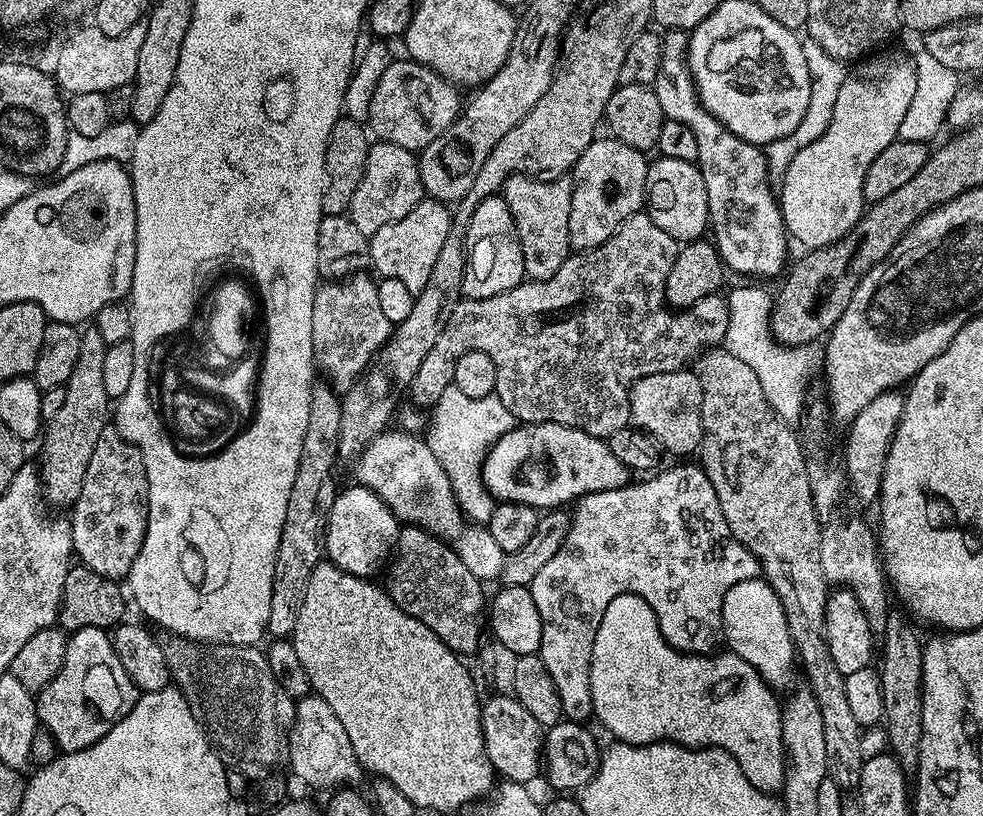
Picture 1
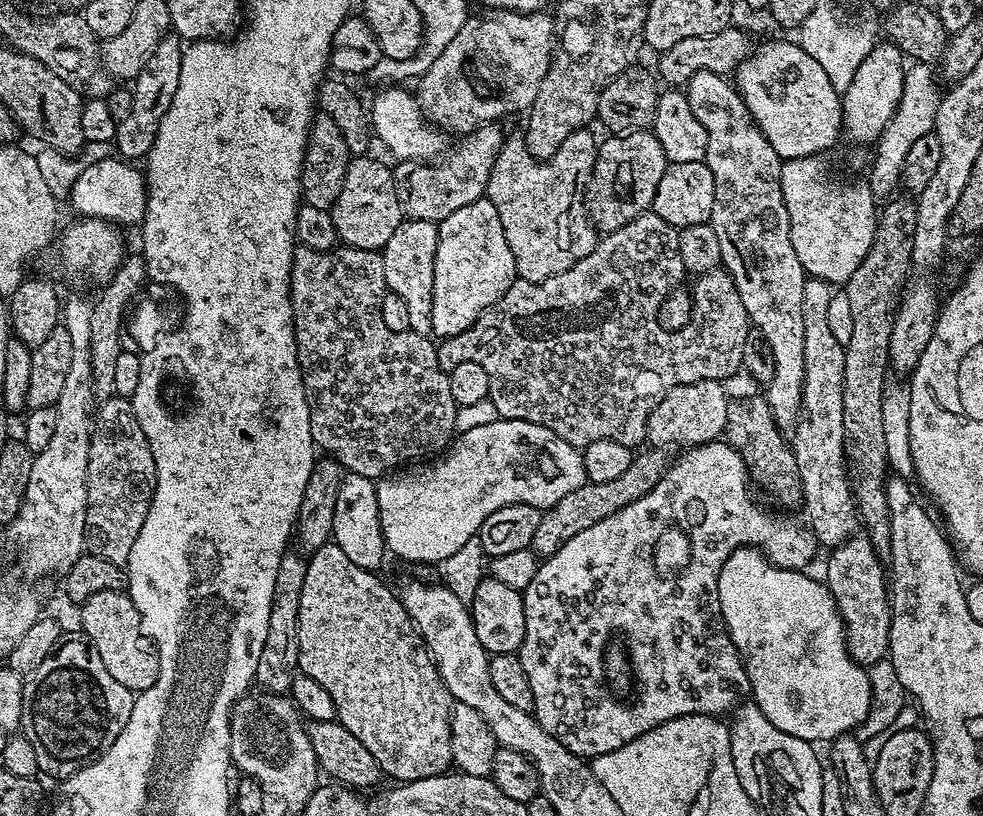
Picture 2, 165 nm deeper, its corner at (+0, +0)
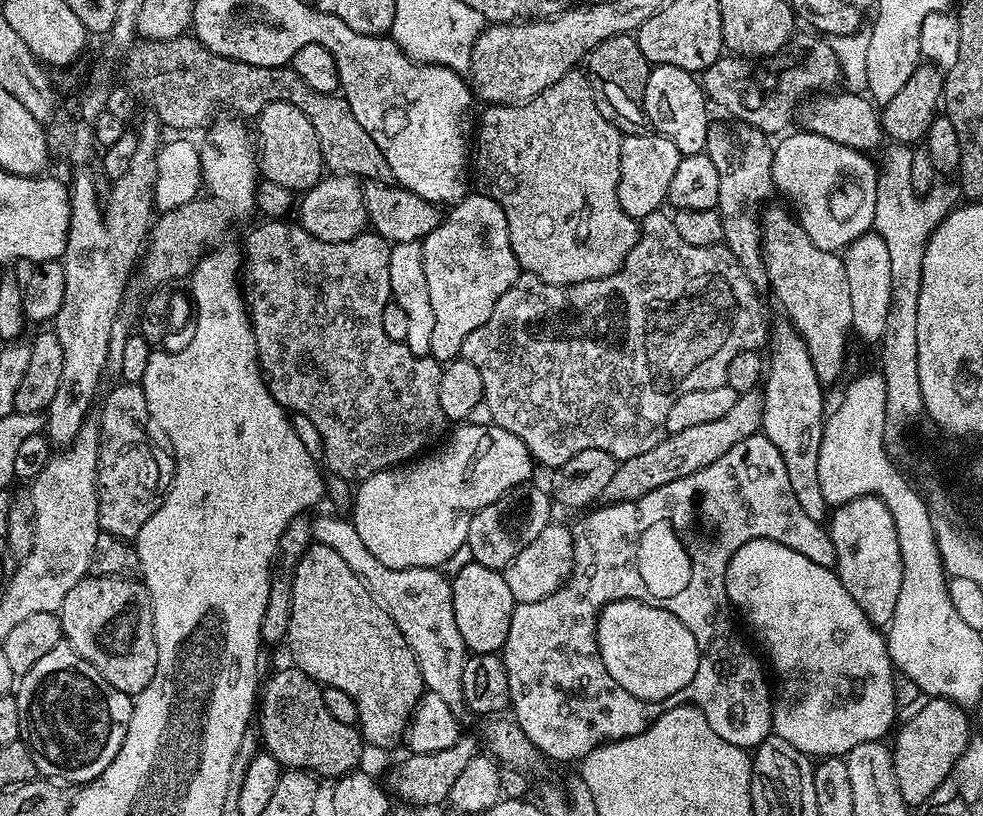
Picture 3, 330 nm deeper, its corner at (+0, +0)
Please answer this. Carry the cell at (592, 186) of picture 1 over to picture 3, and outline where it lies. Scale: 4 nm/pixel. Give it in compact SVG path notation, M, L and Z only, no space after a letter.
M659 134L624 136L620 141L620 173L618 174L618 202L626 214L637 218L649 216L665 207L670 181L678 171L680 151L670 138Z

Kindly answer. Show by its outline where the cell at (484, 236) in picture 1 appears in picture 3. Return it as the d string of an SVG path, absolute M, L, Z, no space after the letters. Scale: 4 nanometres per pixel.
M469 194L459 201L451 209L452 212L443 217L440 225L424 237L422 243L424 245L424 269L426 270L426 287L430 289L430 306L434 309L434 330L430 337L430 354L435 360L447 362L457 359L462 350L462 342L466 342L466 338L470 334L474 334L474 330L478 330L486 322L486 318L490 318L490 314L494 314L494 306L498 302L498 298L502 298L502 294L506 294L506 290L510 290L510 286L514 286L516 279L522 275L520 263L514 258L514 250L510 246L510 234L506 226L506 214L502 214L502 206L498 206L498 202L494 202L490 197L483 194Z

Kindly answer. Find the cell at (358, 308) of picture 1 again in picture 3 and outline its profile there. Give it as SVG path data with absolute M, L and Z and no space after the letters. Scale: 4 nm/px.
M265 219L260 223L264 224L258 225L249 234L248 241L245 242L244 248L242 247L242 260L246 265L246 307L256 343L256 361L260 364L260 375L264 377L270 394L289 413L305 415L306 418L310 418L311 422L314 422L315 429L321 435L322 464L331 475L340 476L349 482L359 482L382 470L395 468L419 457L425 449L435 445L445 435L446 421L442 414L442 406L438 406L438 382L442 364L431 354L416 356L408 349L403 340L386 338L386 330L382 330L382 310L392 300L392 287L390 286L392 245L371 230L365 230L346 242L322 242L311 236L305 228L301 228L299 223L289 222L287 219Z

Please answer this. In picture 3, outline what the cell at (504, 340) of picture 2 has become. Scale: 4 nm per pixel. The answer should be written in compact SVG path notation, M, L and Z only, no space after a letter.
M661 210L643 217L634 250L630 250L624 265L606 278L587 280L581 284L543 284L536 276L520 275L514 286L510 286L510 290L506 290L506 294L498 298L494 314L490 314L490 318L486 318L484 325L474 330L474 334L470 334L466 342L462 342L460 356L466 362L478 366L482 374L484 402L490 406L492 423L522 438L537 465L545 464L548 470L555 470L570 462L570 458L574 458L578 450L606 450L617 462L629 460L634 458L634 454L650 450L650 446L667 436L666 414L682 394L688 394L692 390L712 390L726 384L726 370L730 362L734 362L734 354L755 352L767 345L770 323L768 324L764 308L760 305L761 293L752 285L732 251L723 243L690 246L690 242L686 242L686 238L682 238L682 234L674 230L672 216L666 213L667 211Z

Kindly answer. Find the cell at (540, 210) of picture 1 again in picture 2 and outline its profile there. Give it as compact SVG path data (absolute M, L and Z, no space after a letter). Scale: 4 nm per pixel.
M581 130L570 134L570 138L566 138L566 142L562 142L548 160L537 160L532 156L523 135L509 135L494 158L486 198L494 202L494 210L498 210L498 218L502 218L502 234L506 234L510 254L514 254L516 275L521 280L540 284L546 278L554 278L554 274L562 274L562 270L570 270L574 262L582 262L582 258L596 248L598 230L592 225L584 204L584 192L588 189L588 177L594 170L598 147L597 137L590 133Z

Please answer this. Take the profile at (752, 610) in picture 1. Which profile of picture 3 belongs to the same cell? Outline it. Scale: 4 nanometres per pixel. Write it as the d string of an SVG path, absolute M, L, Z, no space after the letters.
M758 538L757 540L751 540L746 542L741 548L736 551L734 555L730 558L728 563L728 569L726 570L726 594L728 595L729 605L733 609L736 608L738 611L744 615L744 620L746 623L752 627L752 632L754 635L760 639L760 644L764 647L763 655L766 657L768 655L767 663L770 665L772 663L772 668L776 671L776 680L774 676L774 695L772 698L772 730L775 735L782 737L786 742L790 742L790 746L794 746L799 752L805 752L809 758L823 758L825 756L839 756L841 758L847 757L848 752L854 750L856 746L863 743L874 743L876 741L883 741L885 739L887 732L893 731L894 725L897 723L896 720L896 680L898 681L897 673L894 671L892 666L892 659L888 653L888 642L885 633L881 629L877 628L876 625L869 622L866 618L866 614L862 614L862 606L858 606L858 602L854 602L854 598L850 598L850 594L846 594L846 586L842 586L842 582L837 578L835 571L826 566L818 566L818 562L810 562L810 558L806 558L802 554L798 554L798 550L790 550L790 546L782 546L782 542L774 542L773 540L767 540L766 538Z

